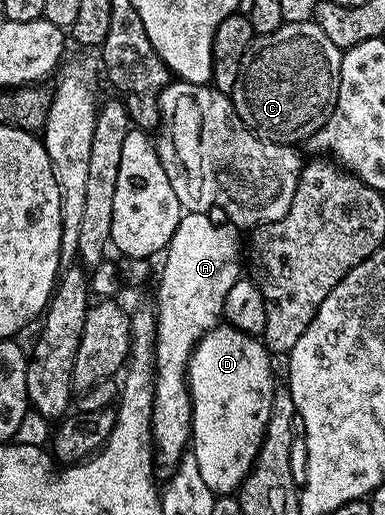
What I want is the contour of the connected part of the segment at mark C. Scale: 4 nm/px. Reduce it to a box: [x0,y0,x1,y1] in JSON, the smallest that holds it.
[231,20,342,145]

